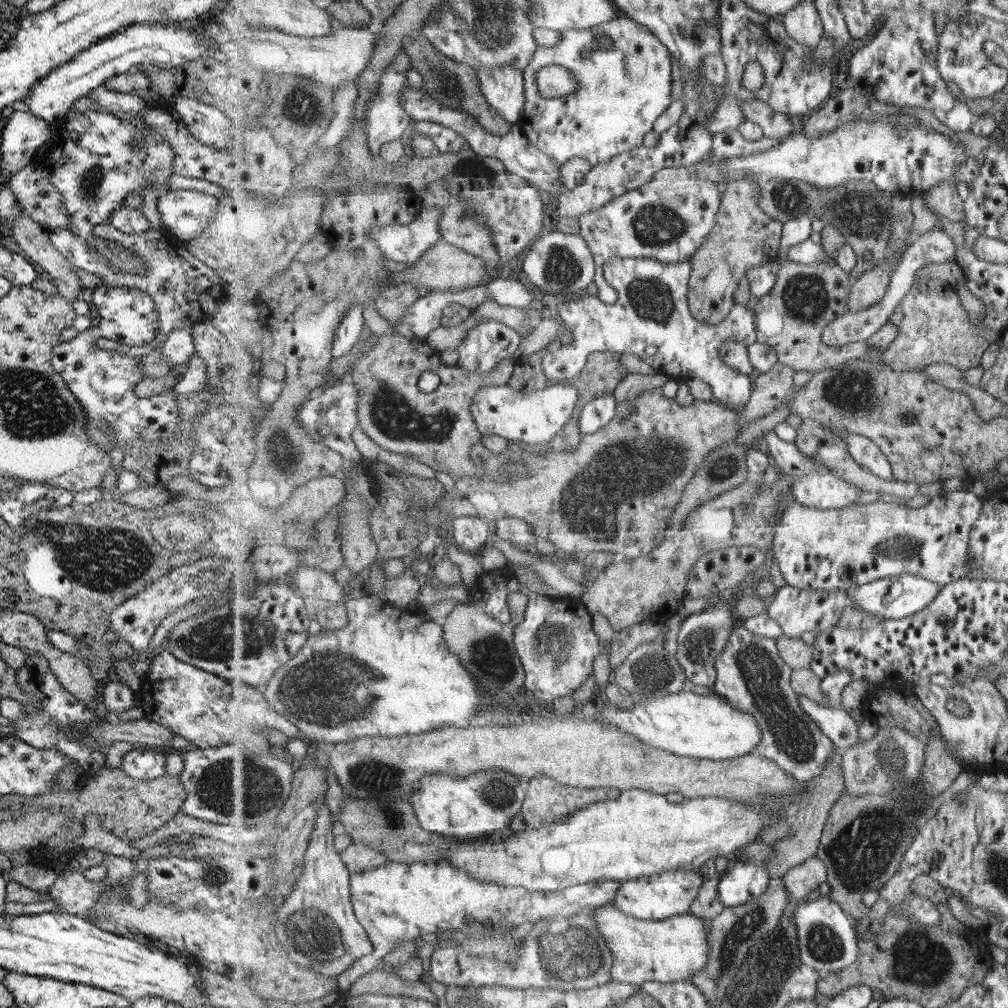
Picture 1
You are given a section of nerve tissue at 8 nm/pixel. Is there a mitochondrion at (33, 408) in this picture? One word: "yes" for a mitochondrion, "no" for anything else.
yes

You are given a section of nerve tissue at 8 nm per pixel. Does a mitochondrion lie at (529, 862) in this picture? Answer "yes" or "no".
no

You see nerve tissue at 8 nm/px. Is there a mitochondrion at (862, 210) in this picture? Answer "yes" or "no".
yes

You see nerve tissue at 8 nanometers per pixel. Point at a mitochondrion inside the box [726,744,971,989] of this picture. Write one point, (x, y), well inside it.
(860, 854)

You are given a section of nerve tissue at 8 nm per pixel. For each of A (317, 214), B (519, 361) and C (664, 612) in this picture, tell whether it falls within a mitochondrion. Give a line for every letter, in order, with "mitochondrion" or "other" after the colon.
A: other
B: other
C: other

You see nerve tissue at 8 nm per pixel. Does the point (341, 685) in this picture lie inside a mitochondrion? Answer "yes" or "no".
yes

